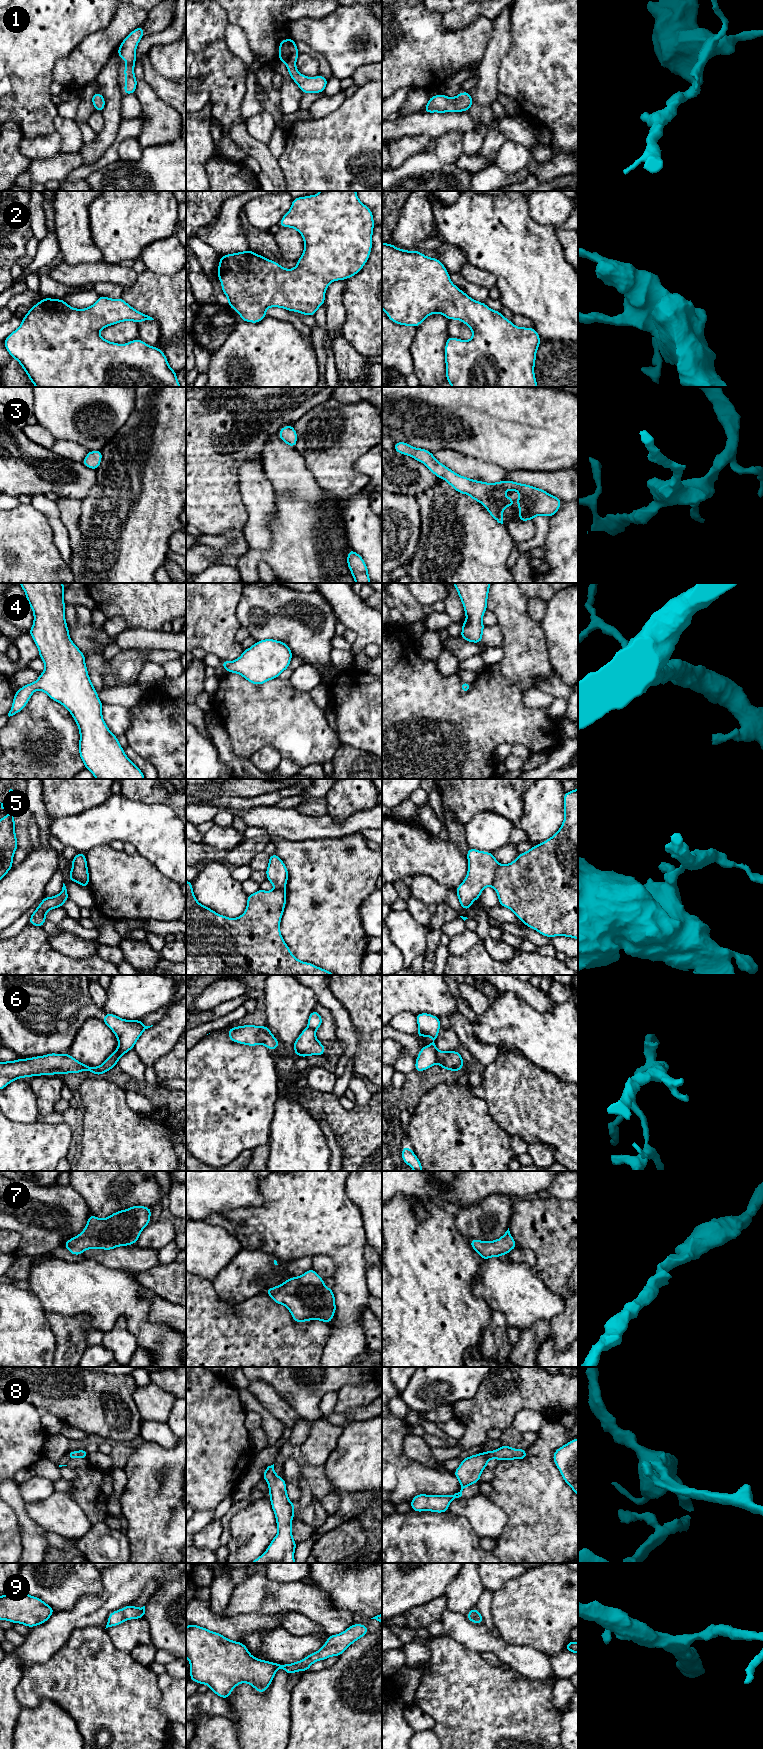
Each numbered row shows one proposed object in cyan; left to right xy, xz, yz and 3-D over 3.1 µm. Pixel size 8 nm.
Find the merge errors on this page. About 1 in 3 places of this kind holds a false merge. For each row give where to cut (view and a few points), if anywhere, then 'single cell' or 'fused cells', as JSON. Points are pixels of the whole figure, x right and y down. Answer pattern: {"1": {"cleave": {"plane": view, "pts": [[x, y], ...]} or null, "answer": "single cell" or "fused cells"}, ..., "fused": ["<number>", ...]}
{"1": {"cleave": null, "answer": "single cell"}, "2": {"cleave": null, "answer": "single cell"}, "3": {"cleave": null, "answer": "single cell"}, "4": {"cleave": null, "answer": "single cell"}, "5": {"cleave": {"plane": "yz", "pts": [[498, 864], [491, 885]]}, "answer": "fused cells"}, "6": {"cleave": {"plane": "yz", "pts": [[437, 1050], [435, 1062]]}, "answer": "fused cells"}, "7": {"cleave": null, "answer": "single cell"}, "8": {"cleave": null, "answer": "single cell"}, "9": {"cleave": null, "answer": "single cell"}, "fused": ["5", "6"]}

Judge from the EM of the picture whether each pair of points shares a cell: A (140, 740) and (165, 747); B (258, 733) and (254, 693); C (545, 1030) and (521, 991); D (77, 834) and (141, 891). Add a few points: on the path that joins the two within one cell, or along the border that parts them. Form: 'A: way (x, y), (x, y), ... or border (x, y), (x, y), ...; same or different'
A: way (146, 740), (159, 741); same
B: way (254, 723), (254, 703); same
C: border (510, 992), (539, 1011), (546, 1011), (553, 1004); different
D: border (109, 843), (96, 845), (86, 853); different

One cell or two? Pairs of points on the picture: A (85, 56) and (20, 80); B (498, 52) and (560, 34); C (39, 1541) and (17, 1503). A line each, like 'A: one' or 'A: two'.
A: two
B: two
C: one

